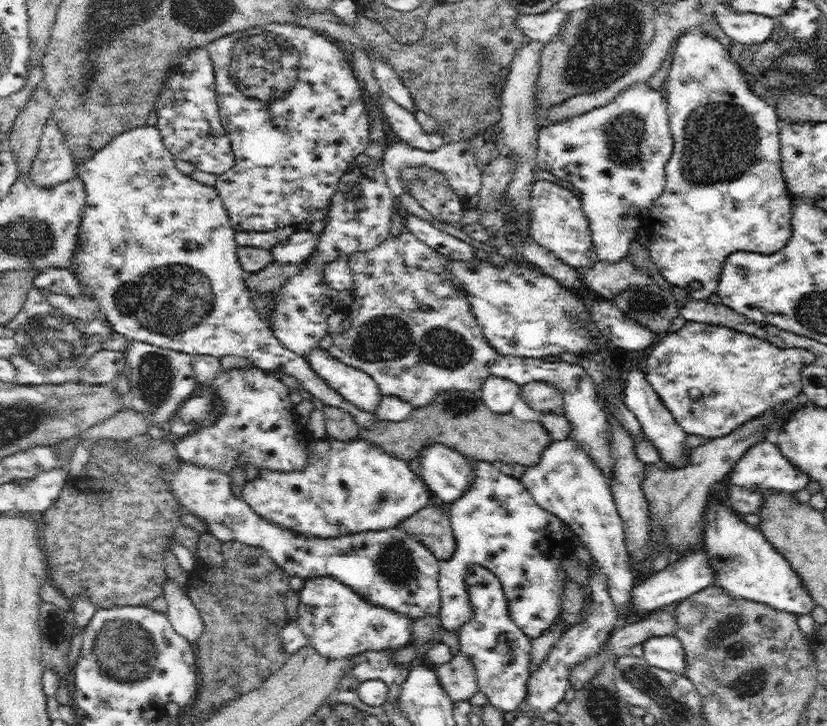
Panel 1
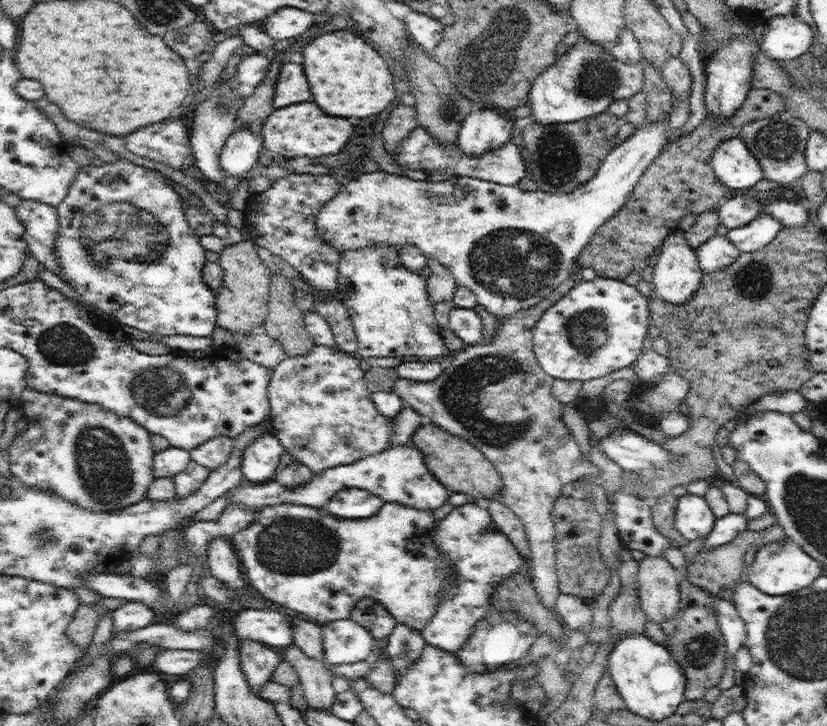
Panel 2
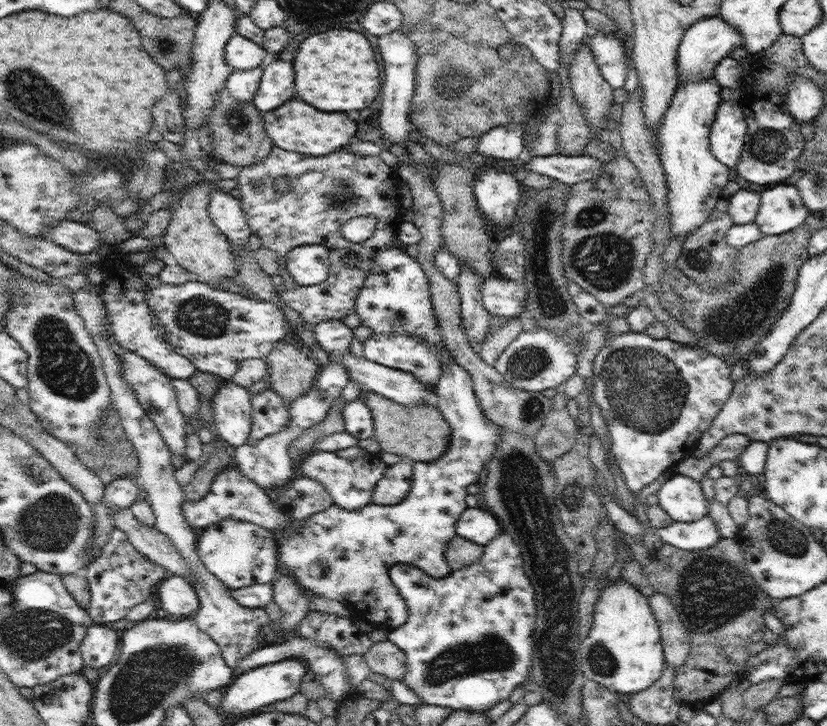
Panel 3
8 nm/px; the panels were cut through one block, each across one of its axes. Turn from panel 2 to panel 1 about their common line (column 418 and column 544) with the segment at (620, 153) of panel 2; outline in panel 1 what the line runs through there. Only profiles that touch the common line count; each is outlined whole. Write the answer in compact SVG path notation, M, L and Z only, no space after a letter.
M536 180L530 190L528 216L529 234L542 249L550 251L556 259L576 270L593 266L597 256L594 252L588 217L582 210L579 197L571 190L558 183Z

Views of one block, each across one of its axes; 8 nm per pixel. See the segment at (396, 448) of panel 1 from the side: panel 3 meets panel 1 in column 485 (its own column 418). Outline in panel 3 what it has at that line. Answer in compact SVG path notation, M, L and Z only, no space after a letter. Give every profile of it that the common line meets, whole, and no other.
M364 391L362 399L372 410L373 438L379 442L382 452L398 454L410 461L430 462L442 457L444 452L448 451L452 428L444 420L442 412L435 407L434 403L404 406L370 391Z

